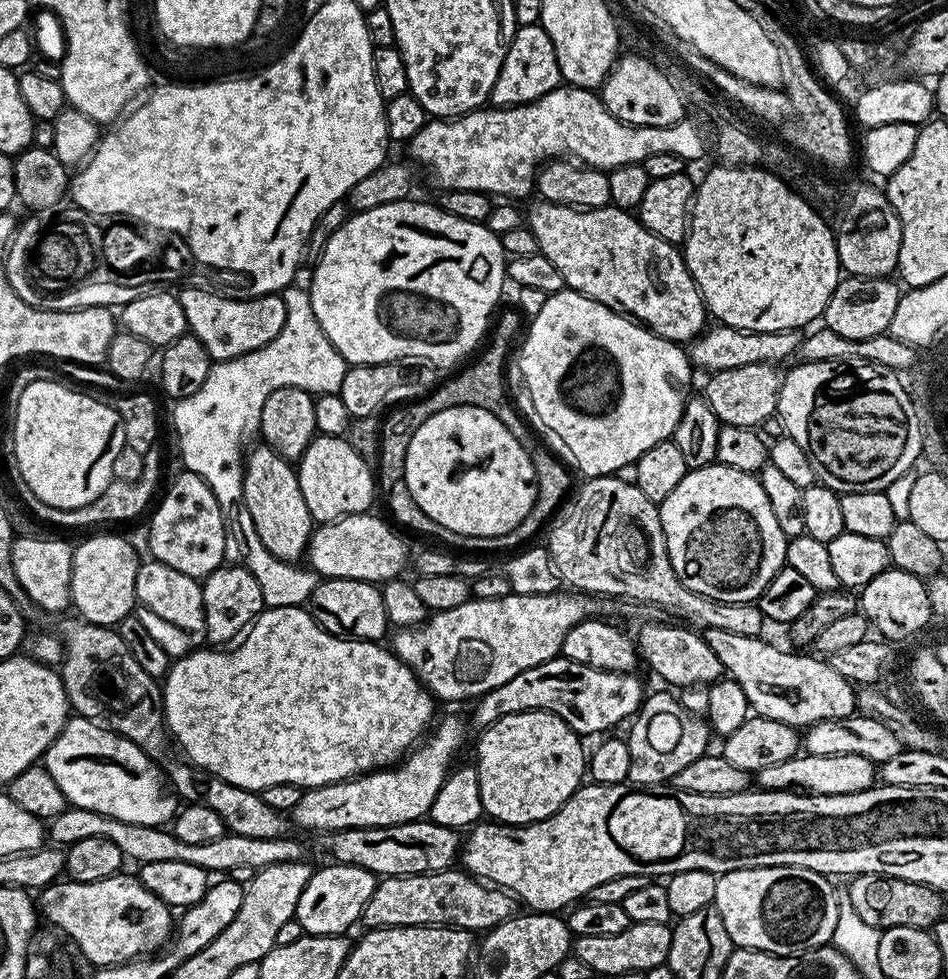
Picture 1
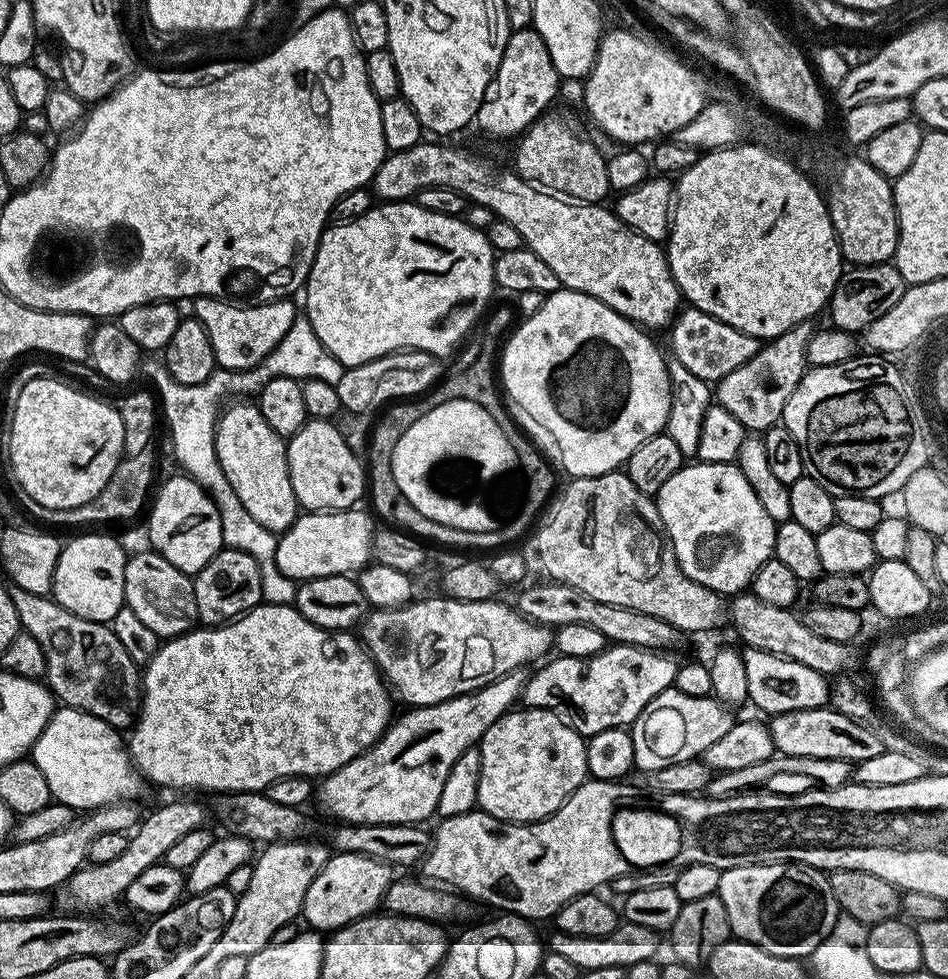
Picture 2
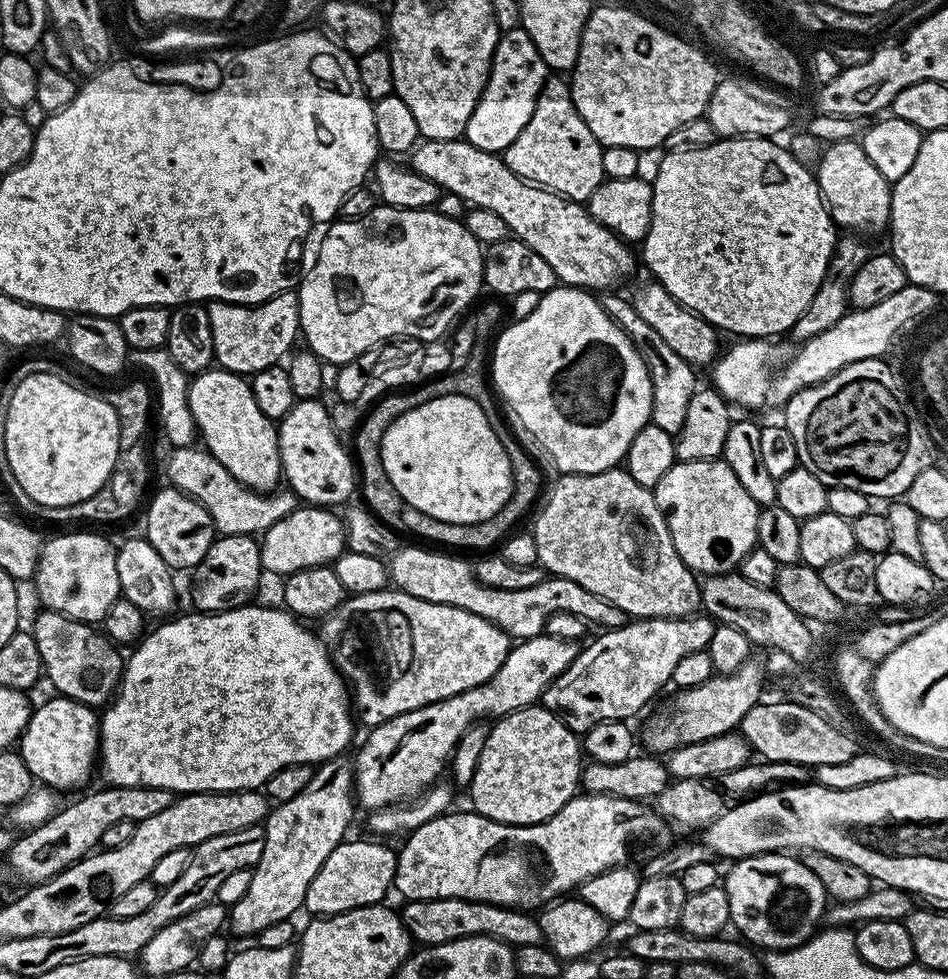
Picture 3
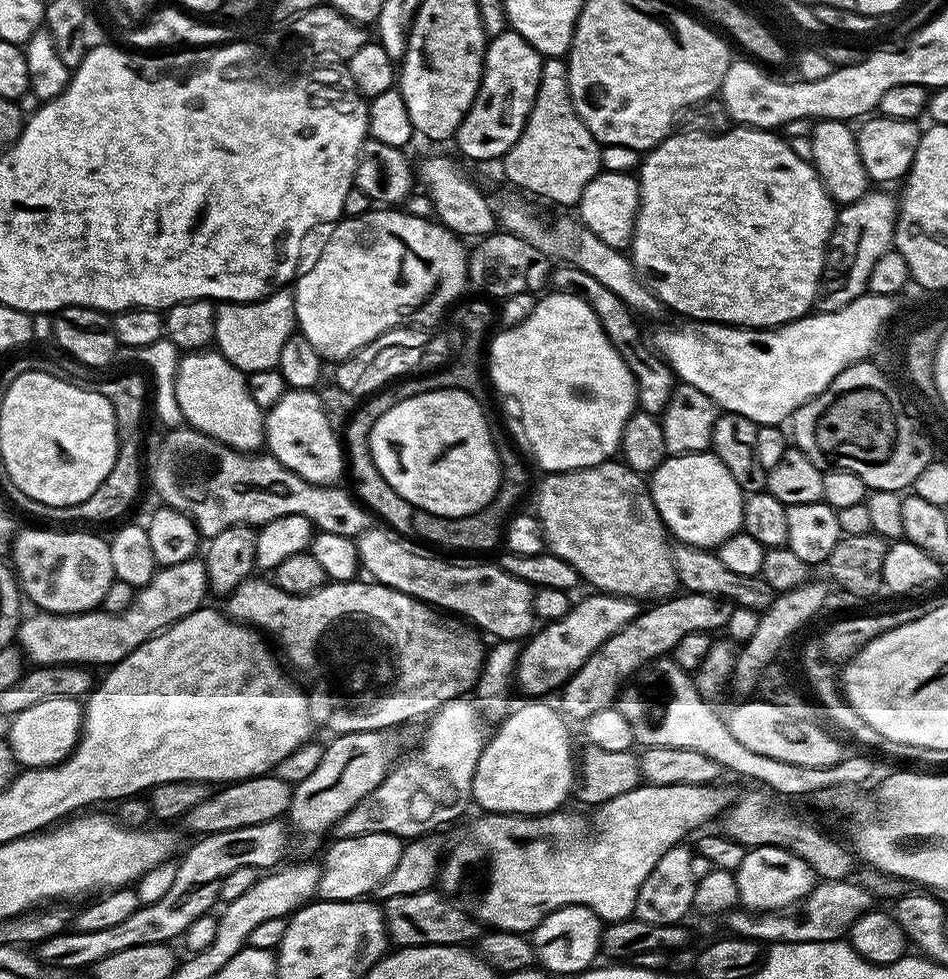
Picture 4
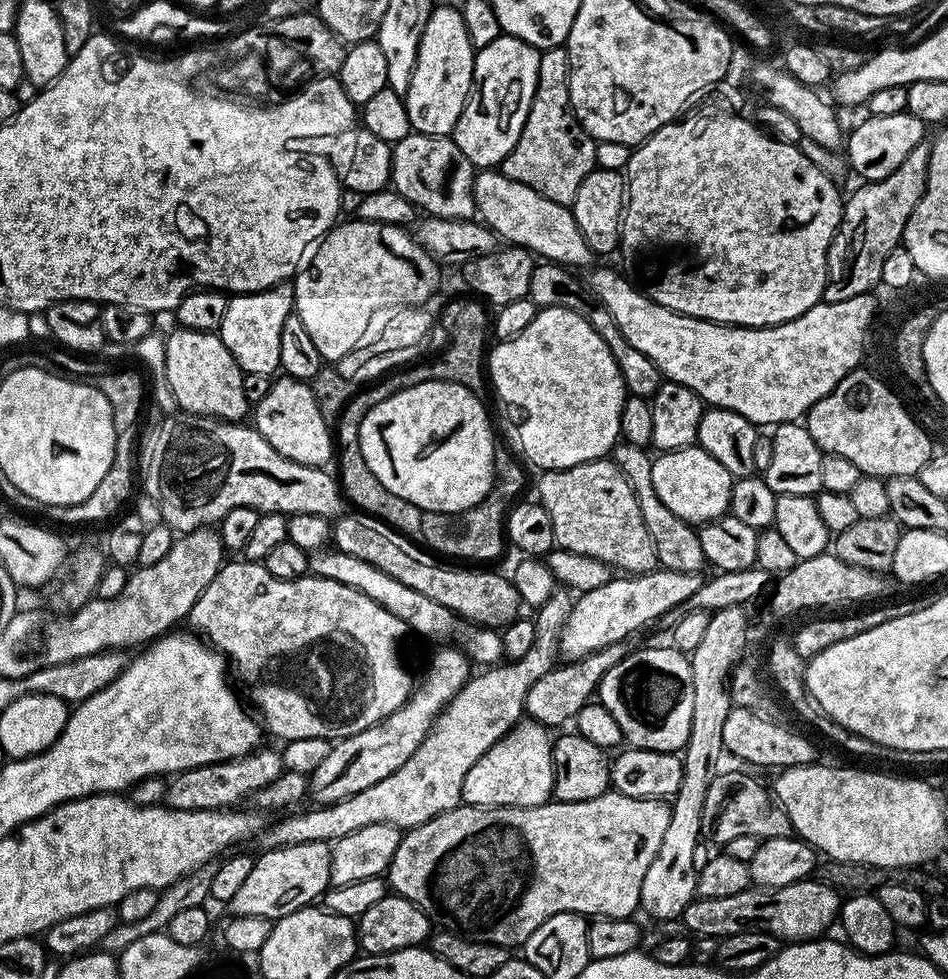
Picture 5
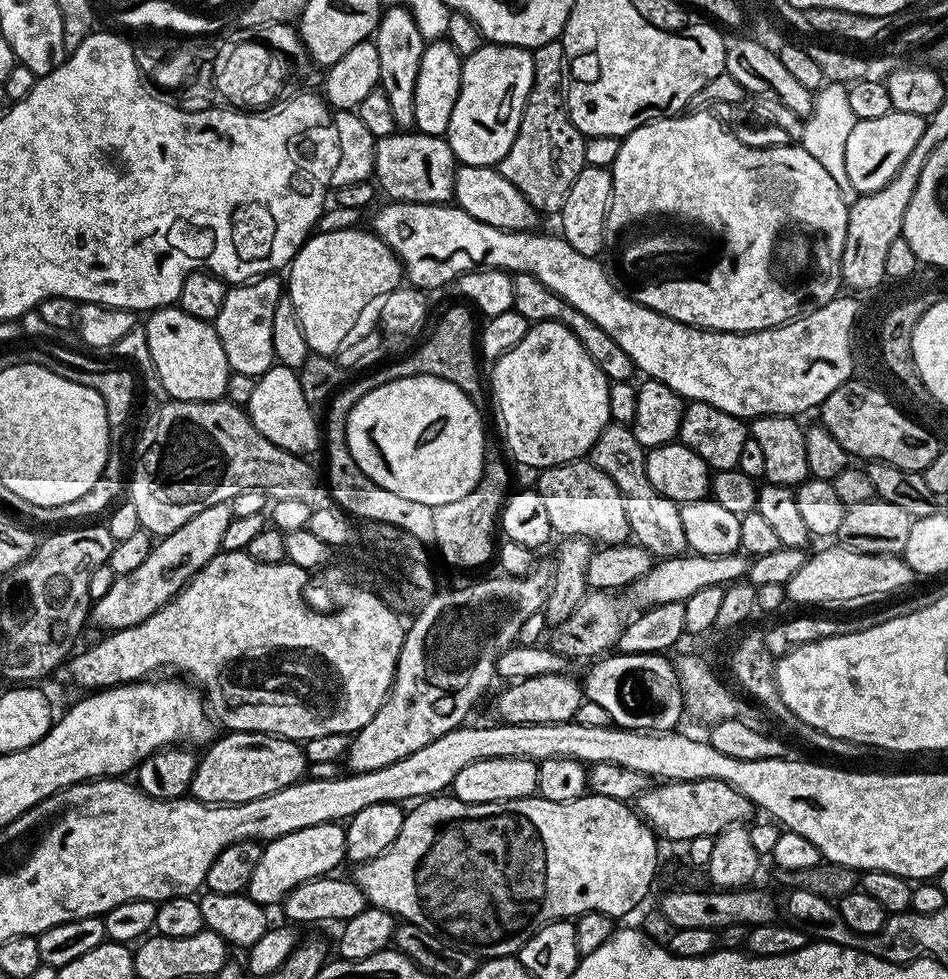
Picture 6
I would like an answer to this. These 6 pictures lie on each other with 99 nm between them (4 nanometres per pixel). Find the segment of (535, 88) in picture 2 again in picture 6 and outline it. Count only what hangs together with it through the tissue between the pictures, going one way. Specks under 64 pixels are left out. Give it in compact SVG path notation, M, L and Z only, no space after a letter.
M485 42L478 50L474 50L474 54L463 57L458 98L454 102L454 114L450 114L450 126L446 129L446 139L460 164L499 165L518 134L522 110L526 106L533 82L534 62L532 52L527 48L518 48L515 44Z

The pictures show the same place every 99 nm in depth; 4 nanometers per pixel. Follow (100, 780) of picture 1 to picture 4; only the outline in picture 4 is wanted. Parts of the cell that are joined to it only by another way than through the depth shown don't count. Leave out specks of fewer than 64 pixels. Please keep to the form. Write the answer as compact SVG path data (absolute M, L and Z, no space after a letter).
M50 698L47 702L38 702L38 706L30 706L30 710L22 710L17 716L11 717L6 733L8 745L14 750L17 765L25 769L55 768L71 754L80 741L80 726L82 723L82 704L80 700L70 698Z

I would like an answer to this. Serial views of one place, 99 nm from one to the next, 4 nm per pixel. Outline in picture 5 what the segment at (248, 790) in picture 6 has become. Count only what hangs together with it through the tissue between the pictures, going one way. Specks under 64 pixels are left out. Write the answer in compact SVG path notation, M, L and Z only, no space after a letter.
M260 748L257 752L245 751L243 756L232 760L220 760L217 764L207 764L177 772L167 781L163 803L174 810L228 810L246 796L251 797L259 788L265 788L274 778L285 771L284 762L279 751L271 752Z

